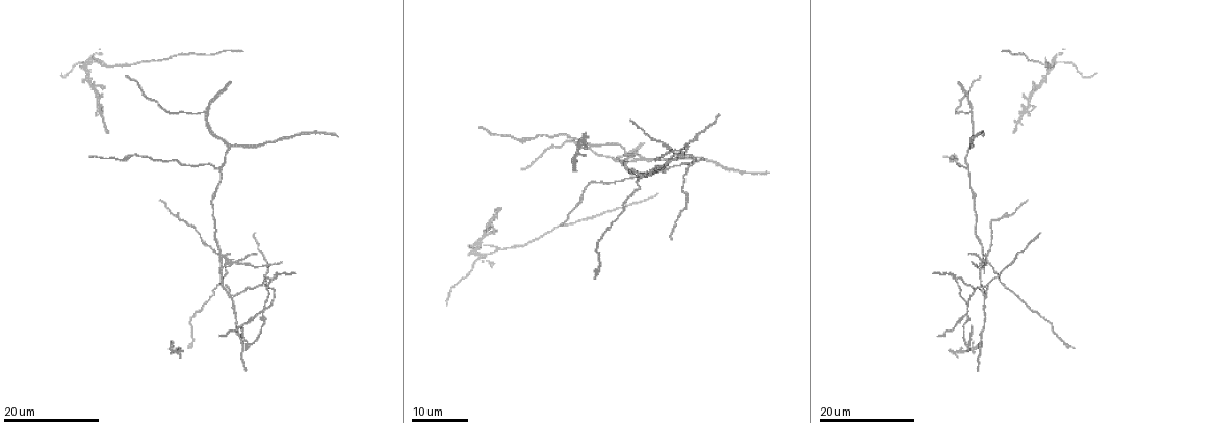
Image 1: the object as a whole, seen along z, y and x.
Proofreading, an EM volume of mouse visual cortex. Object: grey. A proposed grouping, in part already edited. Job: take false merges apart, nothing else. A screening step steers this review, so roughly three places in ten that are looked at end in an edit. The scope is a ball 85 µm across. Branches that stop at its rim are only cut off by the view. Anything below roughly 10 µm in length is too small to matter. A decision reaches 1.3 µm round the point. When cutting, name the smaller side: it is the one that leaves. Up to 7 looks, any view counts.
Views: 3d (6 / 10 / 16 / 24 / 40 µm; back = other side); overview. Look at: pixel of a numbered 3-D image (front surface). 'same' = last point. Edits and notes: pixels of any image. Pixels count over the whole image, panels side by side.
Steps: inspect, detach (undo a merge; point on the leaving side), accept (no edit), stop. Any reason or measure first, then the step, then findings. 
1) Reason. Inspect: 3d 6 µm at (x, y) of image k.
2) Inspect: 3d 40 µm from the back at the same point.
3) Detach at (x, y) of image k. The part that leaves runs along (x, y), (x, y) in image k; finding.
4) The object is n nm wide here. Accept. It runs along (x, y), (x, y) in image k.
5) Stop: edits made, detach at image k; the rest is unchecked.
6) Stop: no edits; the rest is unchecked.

Inspect: 3d 24 µm at (223, 265) of image 1.

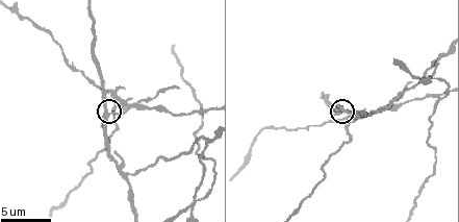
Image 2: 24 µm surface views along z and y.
Zoom in. Inspect: 3d 6 µm at (111, 114) of image 2.

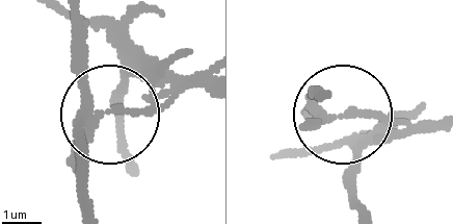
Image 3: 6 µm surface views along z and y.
Inspect: 3d 6 µm from the back at (112, 112) of image 3.

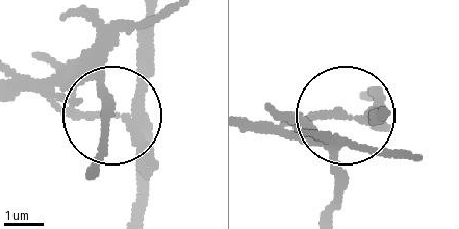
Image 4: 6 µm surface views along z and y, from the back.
The side arm is 33 µm long. Detach at (107, 90) of image 4. Two cells meet here.

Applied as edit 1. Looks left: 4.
Arms part here. Inspect: 3d 16 µm at (127, 181) of image 2.

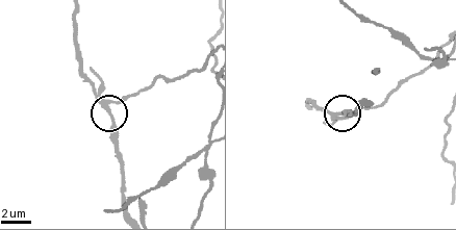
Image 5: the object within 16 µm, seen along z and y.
Inspect: 3d 16 µm from the back at (107, 108) of image 5.

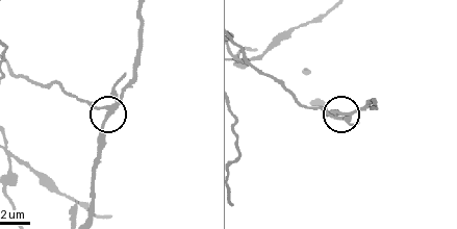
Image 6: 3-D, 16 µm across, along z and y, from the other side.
Detach at (113, 86) of image 6. Two cells meet here.

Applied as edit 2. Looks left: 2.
Stop: edits made, detach at image 4, detach at image 6; the rest is unchecked.

